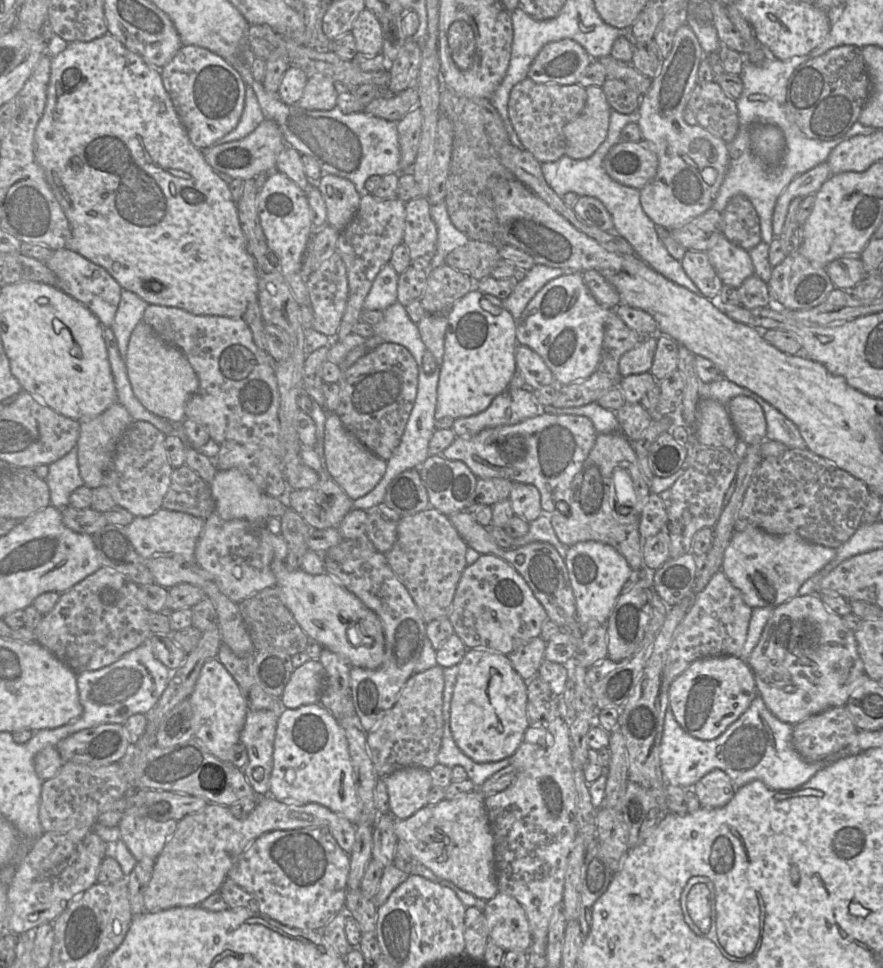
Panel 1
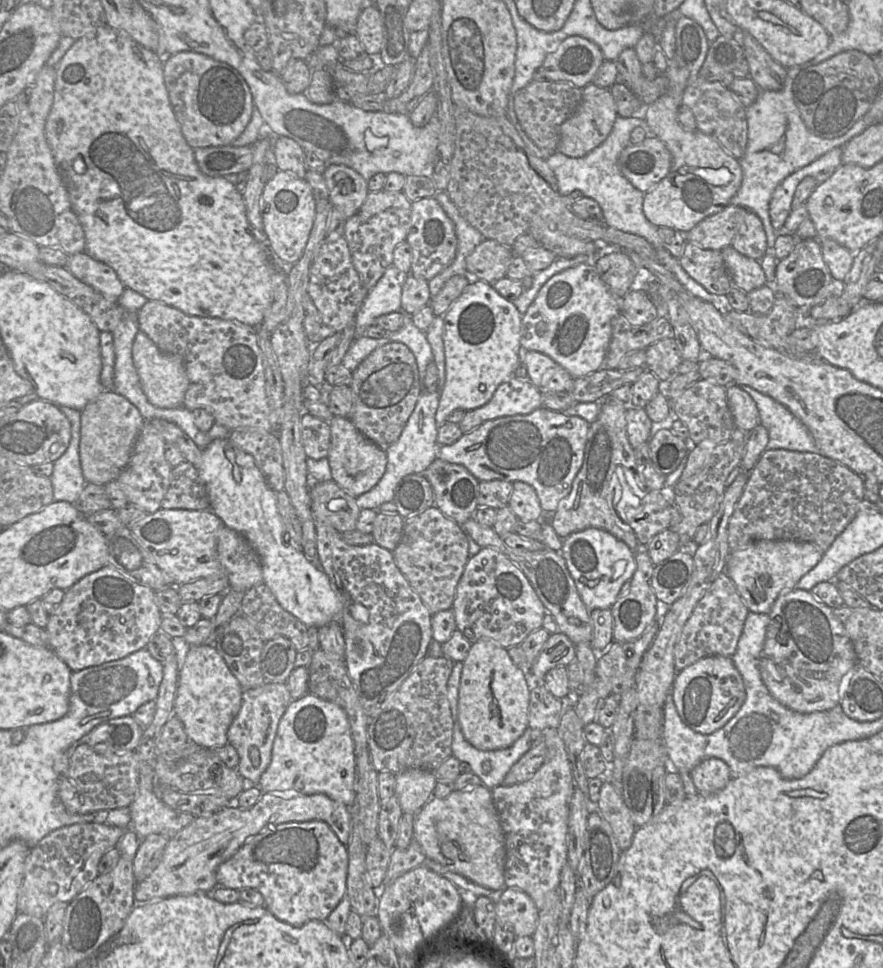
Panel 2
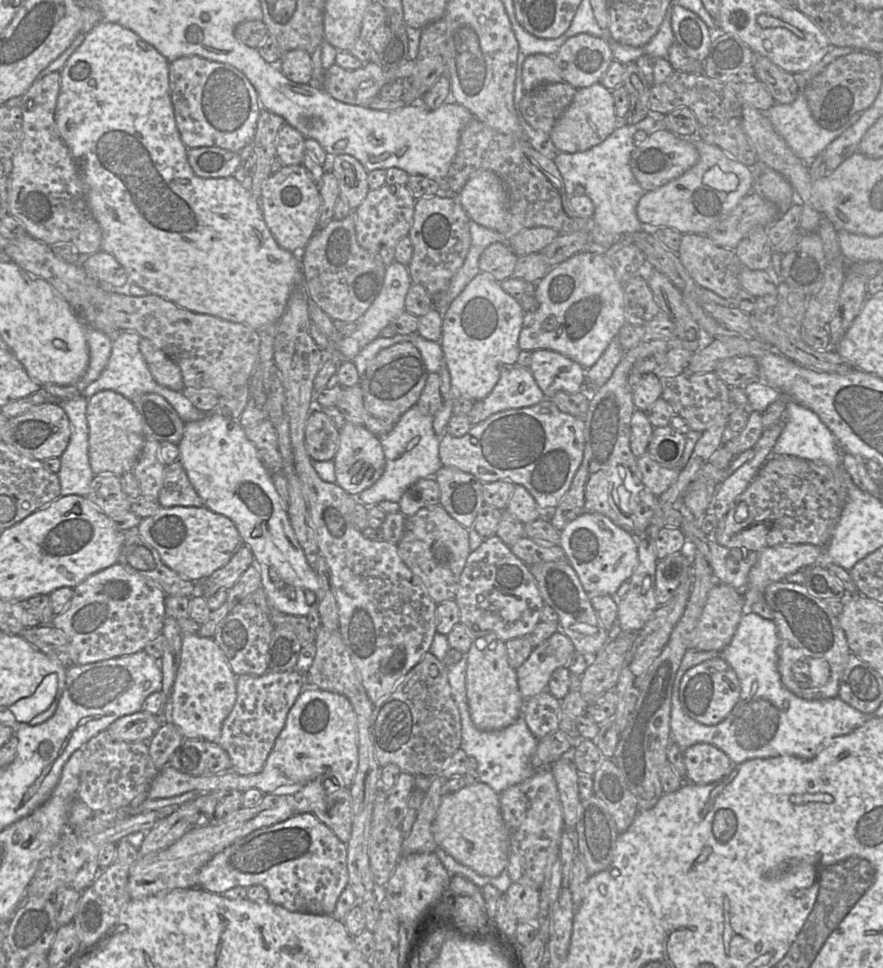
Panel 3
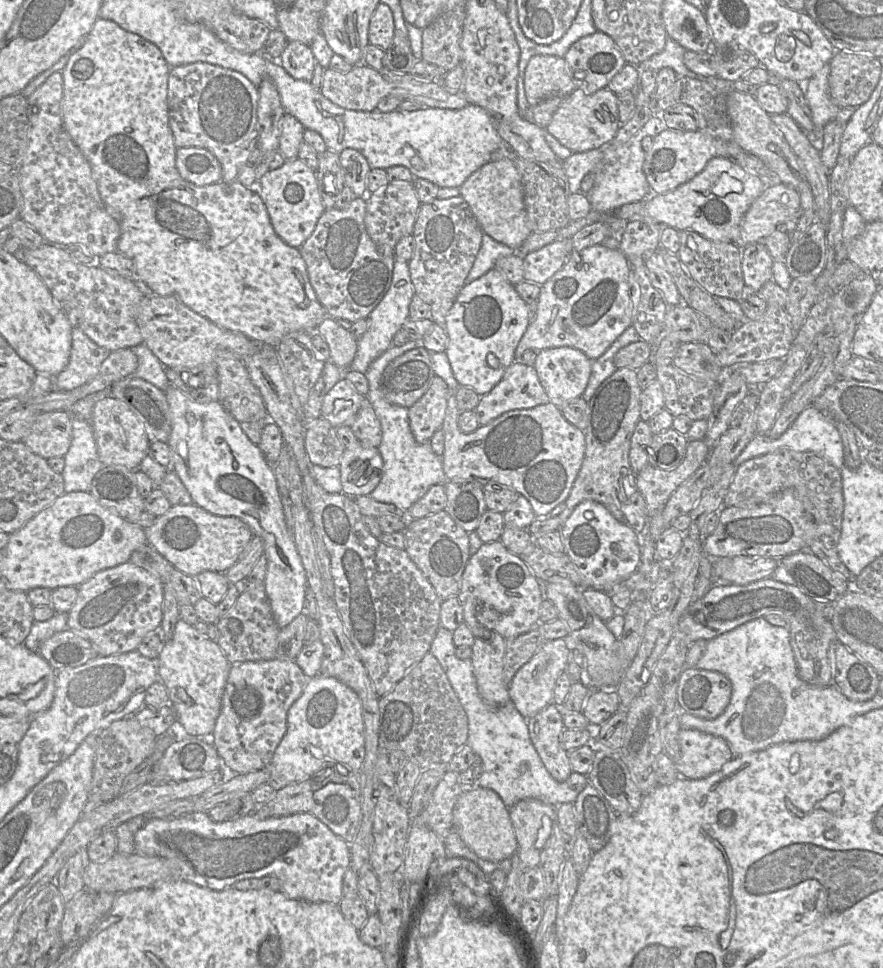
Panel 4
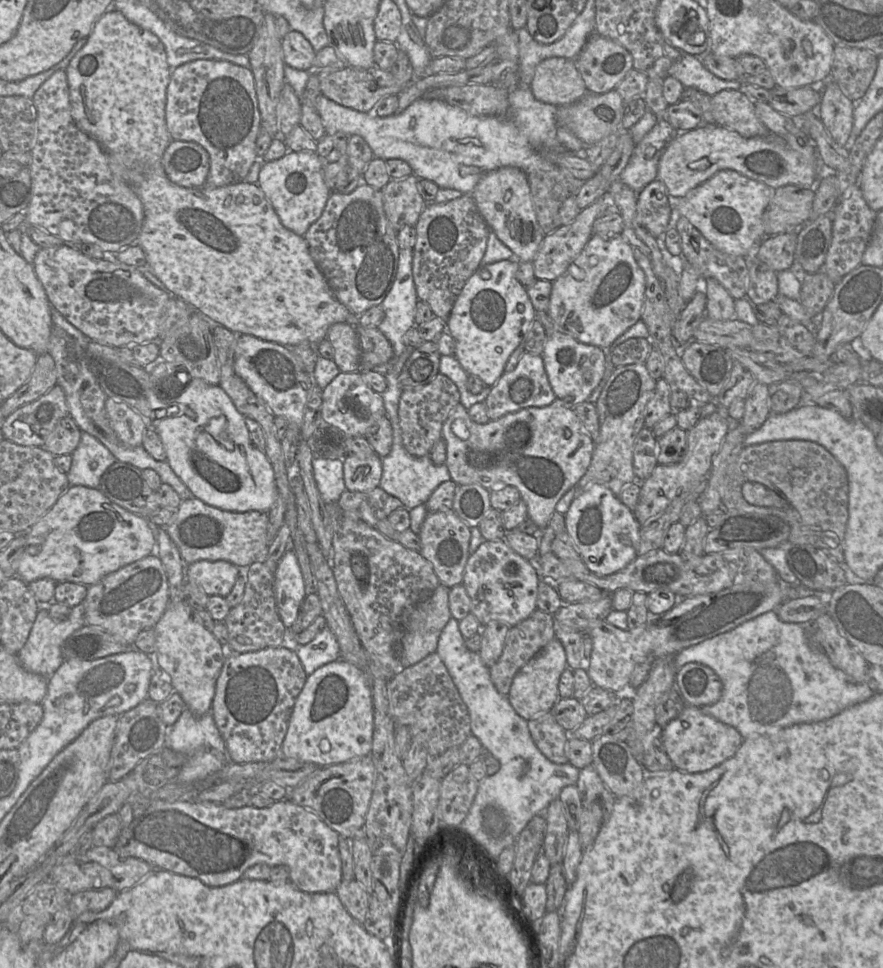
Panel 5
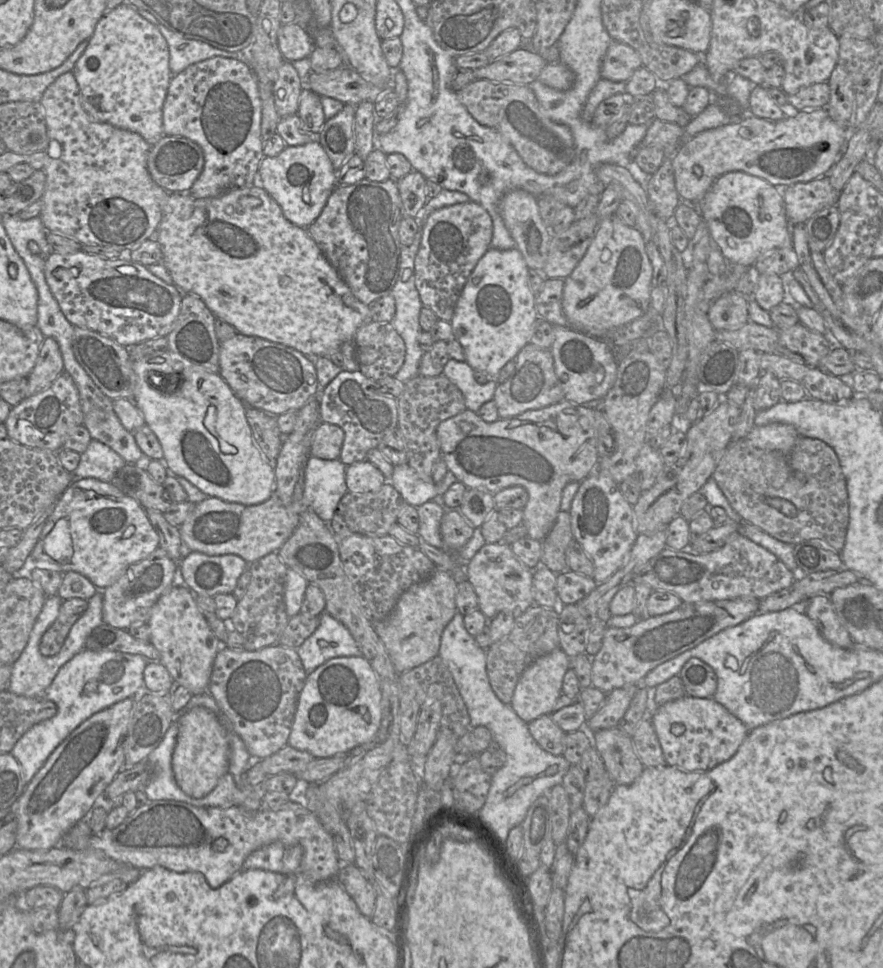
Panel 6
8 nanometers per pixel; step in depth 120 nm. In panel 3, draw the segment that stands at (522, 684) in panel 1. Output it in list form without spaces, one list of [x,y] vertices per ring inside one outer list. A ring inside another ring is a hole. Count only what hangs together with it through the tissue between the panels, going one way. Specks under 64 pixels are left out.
[[[492,631],[475,633],[466,654],[466,694],[470,717],[476,728],[482,731],[501,730],[522,715],[525,700],[517,680],[516,670],[508,662],[505,642]]]

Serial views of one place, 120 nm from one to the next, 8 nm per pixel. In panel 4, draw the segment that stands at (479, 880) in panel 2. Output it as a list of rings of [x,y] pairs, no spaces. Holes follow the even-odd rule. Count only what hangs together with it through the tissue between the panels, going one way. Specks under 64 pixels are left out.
[[[477,787],[464,791],[453,810],[453,825],[463,843],[482,859],[500,862],[517,853],[518,842],[509,808],[492,789]]]

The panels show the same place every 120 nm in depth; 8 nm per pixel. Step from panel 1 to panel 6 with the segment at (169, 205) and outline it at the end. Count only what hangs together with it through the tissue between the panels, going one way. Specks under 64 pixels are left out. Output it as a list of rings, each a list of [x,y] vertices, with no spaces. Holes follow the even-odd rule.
[[[129,3],[106,10],[72,72],[80,89],[83,107],[93,118],[138,133],[150,145],[154,145],[164,135],[163,104],[172,78],[168,45],[158,28]],[[258,187],[238,188],[229,190],[217,197],[196,199],[189,193],[169,192],[163,206],[163,214],[153,238],[160,244],[162,263],[170,273],[174,285],[183,294],[195,294],[200,297],[215,317],[221,318],[236,331],[246,336],[260,337],[265,340],[291,347],[306,356],[326,357],[339,349],[349,340],[354,340],[357,330],[370,321],[370,308],[359,301],[342,280],[334,267],[327,260],[315,241],[309,236],[306,228],[298,227],[289,222],[280,206],[263,189]]]

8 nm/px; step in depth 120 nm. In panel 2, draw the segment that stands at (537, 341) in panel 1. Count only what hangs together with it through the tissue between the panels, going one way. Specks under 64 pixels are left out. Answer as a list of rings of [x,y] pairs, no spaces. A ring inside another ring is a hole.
[[[581,263],[552,276],[522,315],[520,345],[525,351],[541,352],[561,365],[574,378],[604,366],[612,338],[613,321],[621,314],[621,299],[614,296],[593,263]]]

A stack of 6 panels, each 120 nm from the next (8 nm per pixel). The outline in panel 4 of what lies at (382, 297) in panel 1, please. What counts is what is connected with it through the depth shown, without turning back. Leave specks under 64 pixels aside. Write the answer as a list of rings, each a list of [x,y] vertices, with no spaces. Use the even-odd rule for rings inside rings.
[[[395,258],[390,286],[381,301],[367,317],[368,329],[358,338],[357,352],[349,366],[350,370],[365,374],[370,364],[392,346],[393,336],[402,329],[405,321],[410,319],[409,306],[414,295],[408,262],[401,258]]]

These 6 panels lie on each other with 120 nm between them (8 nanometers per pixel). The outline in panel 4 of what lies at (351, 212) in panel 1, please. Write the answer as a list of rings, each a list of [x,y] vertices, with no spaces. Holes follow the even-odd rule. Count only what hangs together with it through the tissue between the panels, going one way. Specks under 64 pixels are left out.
[[[346,148],[339,153],[340,164],[344,171],[344,184],[356,197],[367,195],[367,176],[370,166],[364,155],[356,149]]]

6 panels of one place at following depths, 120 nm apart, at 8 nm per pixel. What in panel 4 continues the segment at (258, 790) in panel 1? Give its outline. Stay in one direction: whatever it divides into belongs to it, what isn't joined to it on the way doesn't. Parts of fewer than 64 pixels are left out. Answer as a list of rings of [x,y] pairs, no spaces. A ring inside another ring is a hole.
[[[277,658],[266,661],[245,661],[232,664],[222,696],[220,714],[213,730],[214,746],[229,775],[239,775],[265,768],[287,731],[287,714],[291,705],[301,696],[308,677],[295,660]]]

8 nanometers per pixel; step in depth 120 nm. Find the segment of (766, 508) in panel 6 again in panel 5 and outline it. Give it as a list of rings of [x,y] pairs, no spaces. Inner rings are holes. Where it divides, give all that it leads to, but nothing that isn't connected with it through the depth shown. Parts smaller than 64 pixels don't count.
[[[780,440],[744,447],[724,479],[722,503],[728,510],[777,516],[790,526],[789,545],[811,545],[824,550],[839,564],[845,563],[843,544],[848,522],[848,476],[843,465],[827,449],[815,442]],[[747,483],[773,490],[787,500],[787,508],[777,509],[748,503],[741,494],[741,486]]]

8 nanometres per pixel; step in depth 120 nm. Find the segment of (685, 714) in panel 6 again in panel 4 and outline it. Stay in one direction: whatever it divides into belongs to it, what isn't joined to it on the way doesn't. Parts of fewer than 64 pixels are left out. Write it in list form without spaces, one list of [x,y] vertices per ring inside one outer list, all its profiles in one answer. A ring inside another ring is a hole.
[[[681,728],[678,740],[679,759],[675,765],[685,779],[705,779],[736,759],[728,742],[720,736]]]

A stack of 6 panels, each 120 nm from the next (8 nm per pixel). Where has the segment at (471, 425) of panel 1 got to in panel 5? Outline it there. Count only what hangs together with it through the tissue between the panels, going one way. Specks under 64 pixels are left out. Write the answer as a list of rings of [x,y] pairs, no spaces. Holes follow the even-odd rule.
[[[524,352],[515,369],[511,372],[504,372],[491,387],[484,403],[489,419],[497,420],[508,413],[528,407],[549,406],[555,400],[556,396],[550,386],[542,356]]]

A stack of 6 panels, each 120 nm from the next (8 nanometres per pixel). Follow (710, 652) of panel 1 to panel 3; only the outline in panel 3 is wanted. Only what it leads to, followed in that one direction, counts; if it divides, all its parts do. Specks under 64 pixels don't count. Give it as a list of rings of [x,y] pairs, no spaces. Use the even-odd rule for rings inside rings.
[[[716,583],[708,593],[688,649],[720,653],[731,642],[746,611],[742,591]]]

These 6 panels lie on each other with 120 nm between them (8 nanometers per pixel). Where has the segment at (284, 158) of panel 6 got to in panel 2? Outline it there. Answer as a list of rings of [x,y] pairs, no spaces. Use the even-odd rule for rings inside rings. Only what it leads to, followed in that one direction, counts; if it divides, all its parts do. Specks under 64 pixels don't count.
[[[278,171],[266,183],[261,198],[261,216],[268,243],[278,258],[287,265],[295,264],[303,254],[316,215],[316,201],[305,179]]]

